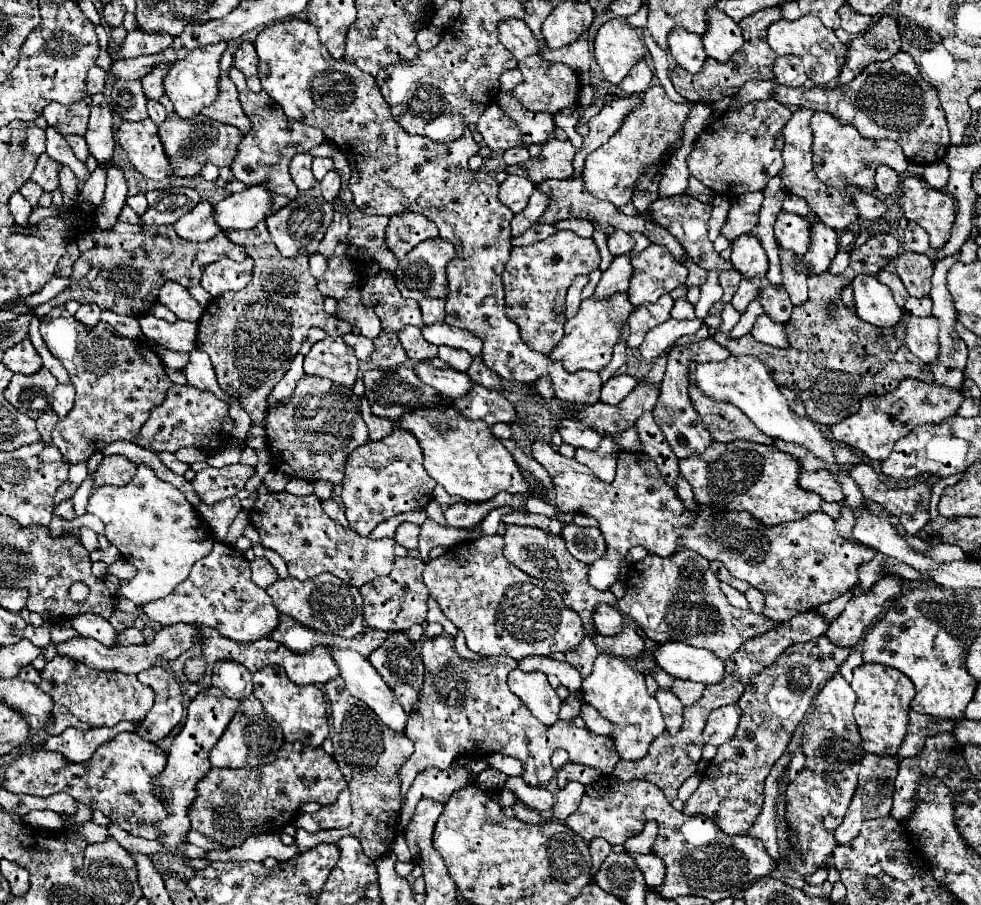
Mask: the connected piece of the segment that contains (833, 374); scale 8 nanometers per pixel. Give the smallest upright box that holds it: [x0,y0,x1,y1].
[713,233,933,427]

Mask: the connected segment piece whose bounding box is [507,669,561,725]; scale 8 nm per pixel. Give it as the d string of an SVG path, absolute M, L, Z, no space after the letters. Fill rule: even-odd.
M515 669L509 674L507 682L510 690L541 723L553 725L557 721L561 699L549 685L545 673L525 673L521 669Z

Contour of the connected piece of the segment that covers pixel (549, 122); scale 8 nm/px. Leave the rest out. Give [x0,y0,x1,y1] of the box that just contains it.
[499,93,557,145]

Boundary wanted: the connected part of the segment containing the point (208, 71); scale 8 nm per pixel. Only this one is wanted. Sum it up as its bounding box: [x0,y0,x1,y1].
[163,43,227,117]

